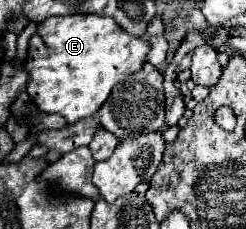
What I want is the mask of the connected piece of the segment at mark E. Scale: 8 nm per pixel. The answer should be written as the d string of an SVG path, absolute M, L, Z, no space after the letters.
M48 17L38 25L38 33L30 39L30 59L26 61L30 79L26 91L40 111L60 113L68 123L76 123L84 117L96 115L112 87L142 69L142 63L148 61L148 51L150 41L146 37L128 35L110 17Z

